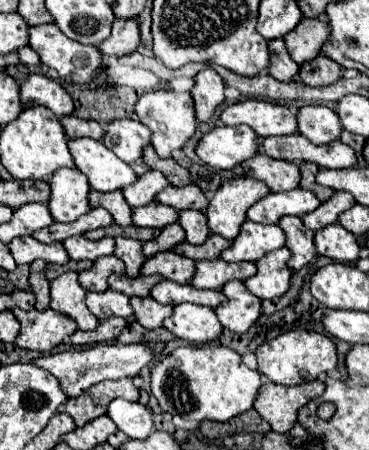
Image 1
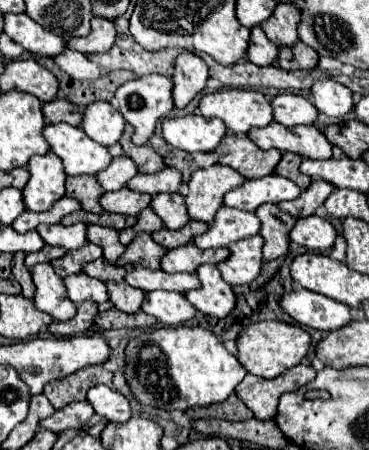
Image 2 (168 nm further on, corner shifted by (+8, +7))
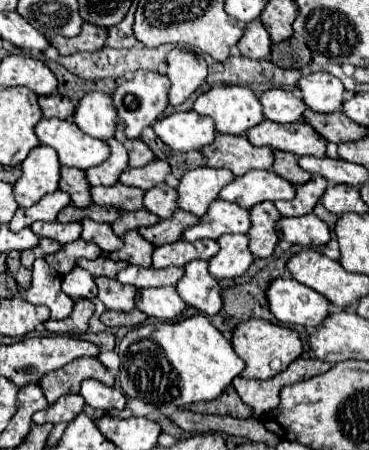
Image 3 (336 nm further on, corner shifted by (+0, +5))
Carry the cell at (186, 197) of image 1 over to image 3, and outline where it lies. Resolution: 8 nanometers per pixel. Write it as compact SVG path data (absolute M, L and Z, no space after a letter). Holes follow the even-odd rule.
M154 159L144 167L128 167L128 171L122 171L120 183L134 185L146 191L148 187L156 187L156 183L162 183L168 173L170 173L170 165L162 159Z

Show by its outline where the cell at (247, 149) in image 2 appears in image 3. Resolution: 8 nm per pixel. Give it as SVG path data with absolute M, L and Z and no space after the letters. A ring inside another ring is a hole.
M216 135L212 145L200 149L208 167L226 167L234 175L250 169L270 169L272 149L254 147L244 135Z

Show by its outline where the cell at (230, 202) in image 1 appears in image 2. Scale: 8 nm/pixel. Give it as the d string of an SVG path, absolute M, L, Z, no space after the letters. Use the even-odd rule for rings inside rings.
M220 163L194 171L188 181L190 193L186 195L188 215L194 221L212 223L220 205L224 205L224 193L242 187L244 181L246 179L236 173L236 169L224 167Z

